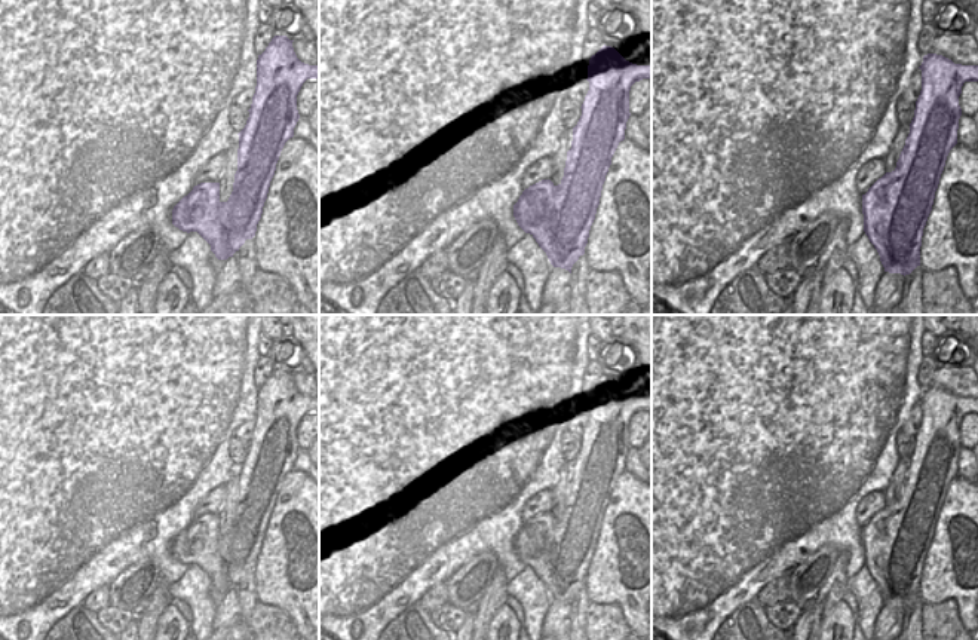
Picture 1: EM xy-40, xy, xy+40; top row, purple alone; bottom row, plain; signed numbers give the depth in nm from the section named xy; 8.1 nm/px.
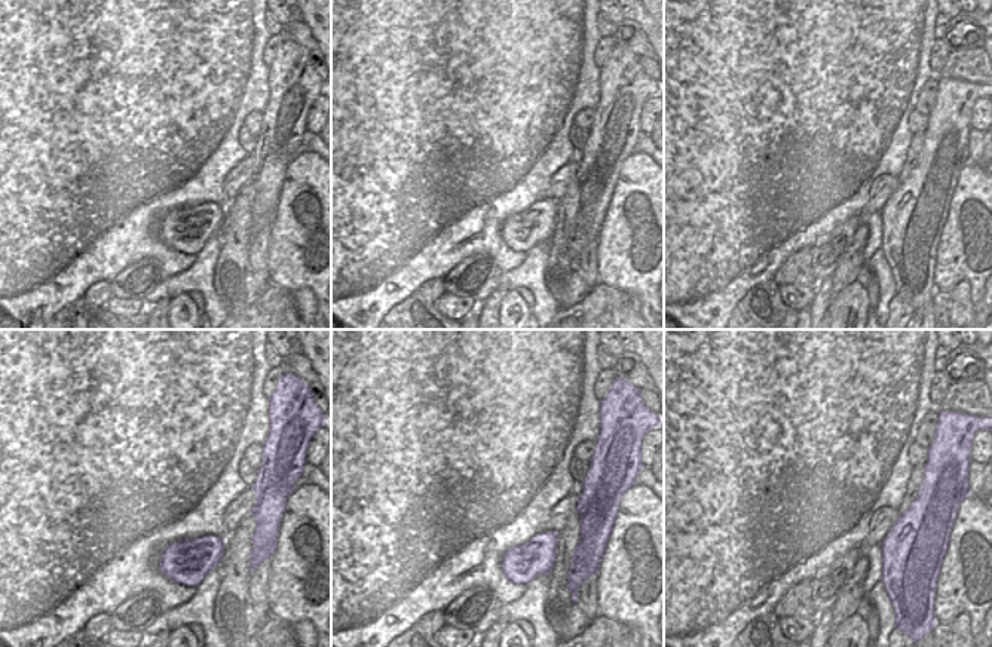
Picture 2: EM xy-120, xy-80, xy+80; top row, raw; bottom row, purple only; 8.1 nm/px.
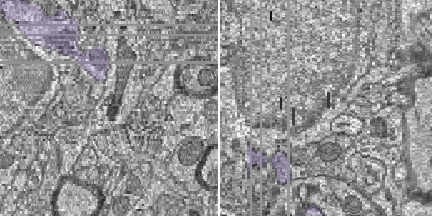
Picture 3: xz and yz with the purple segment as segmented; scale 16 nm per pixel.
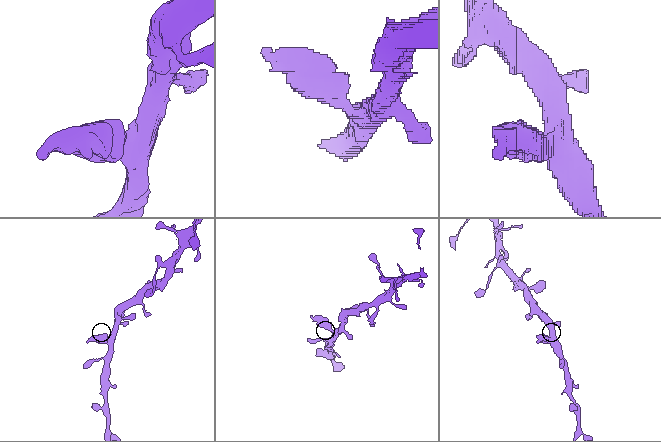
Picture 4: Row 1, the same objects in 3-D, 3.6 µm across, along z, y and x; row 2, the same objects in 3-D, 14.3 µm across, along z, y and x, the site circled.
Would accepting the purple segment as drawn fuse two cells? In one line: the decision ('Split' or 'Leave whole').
Leave whole.

